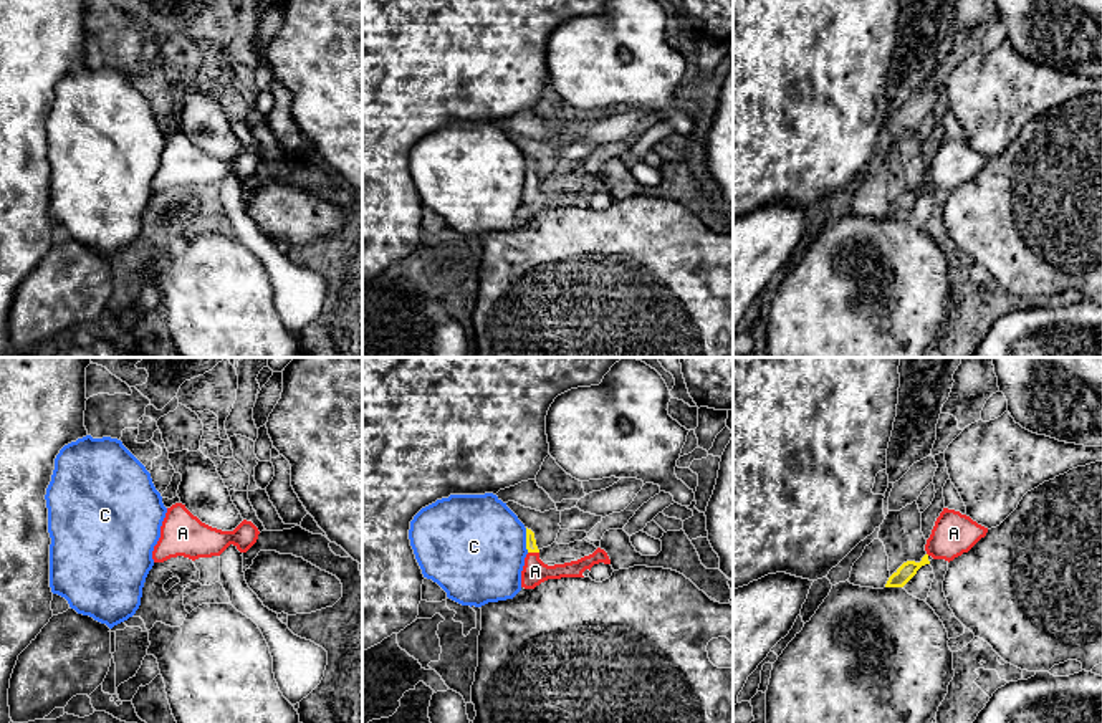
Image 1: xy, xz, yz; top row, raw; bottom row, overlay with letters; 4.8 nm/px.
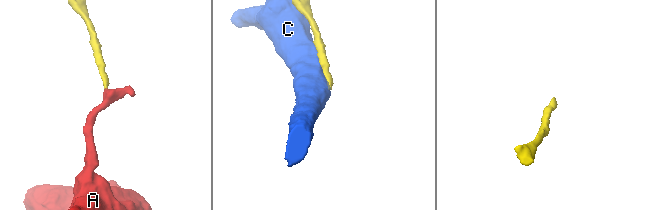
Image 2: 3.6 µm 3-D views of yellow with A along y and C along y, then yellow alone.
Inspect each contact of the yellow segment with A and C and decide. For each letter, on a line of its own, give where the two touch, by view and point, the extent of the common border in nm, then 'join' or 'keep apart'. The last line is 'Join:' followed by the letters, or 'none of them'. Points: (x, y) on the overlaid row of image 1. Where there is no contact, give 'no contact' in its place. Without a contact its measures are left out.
A: meets yellow in xz at (533, 551); contact 60 nm long; join
C: meets yellow in xz at (527, 540); contact 120 nm long; keep apart
Join: A

